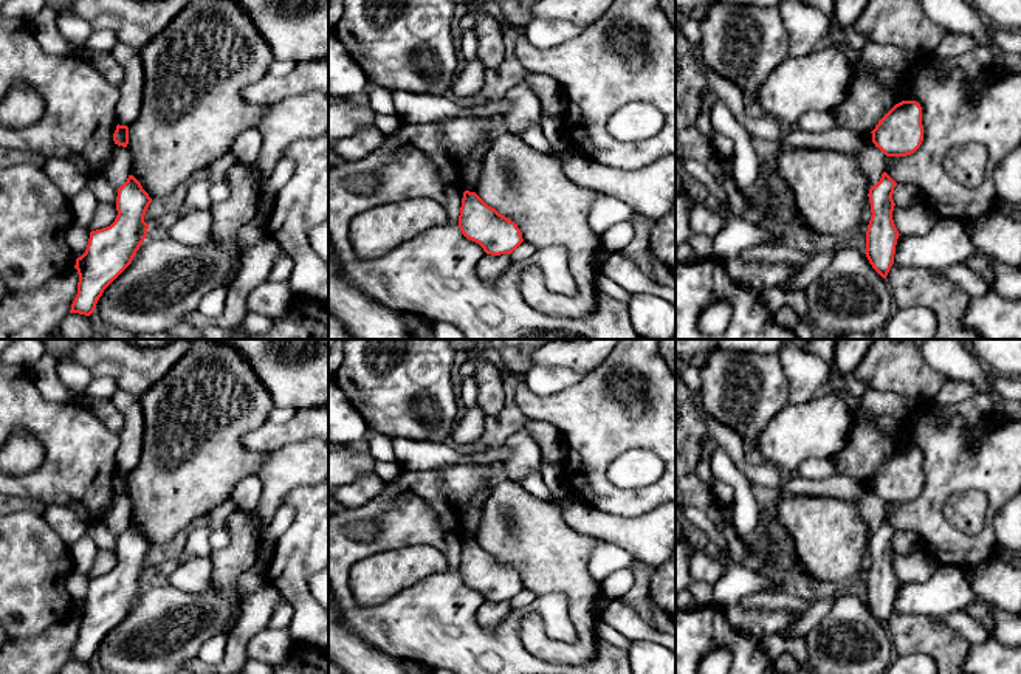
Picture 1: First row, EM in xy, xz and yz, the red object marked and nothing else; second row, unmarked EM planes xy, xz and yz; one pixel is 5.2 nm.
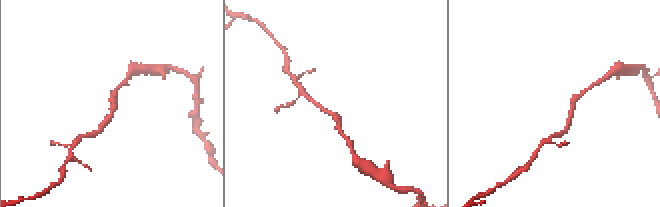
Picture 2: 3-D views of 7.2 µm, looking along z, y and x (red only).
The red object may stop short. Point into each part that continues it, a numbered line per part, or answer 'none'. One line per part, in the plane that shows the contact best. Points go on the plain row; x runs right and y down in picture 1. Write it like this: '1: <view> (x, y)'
none

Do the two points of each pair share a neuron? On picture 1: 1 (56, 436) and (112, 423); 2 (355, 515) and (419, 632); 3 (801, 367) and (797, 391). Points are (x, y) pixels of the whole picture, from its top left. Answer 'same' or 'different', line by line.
1: different
2: same
3: same

